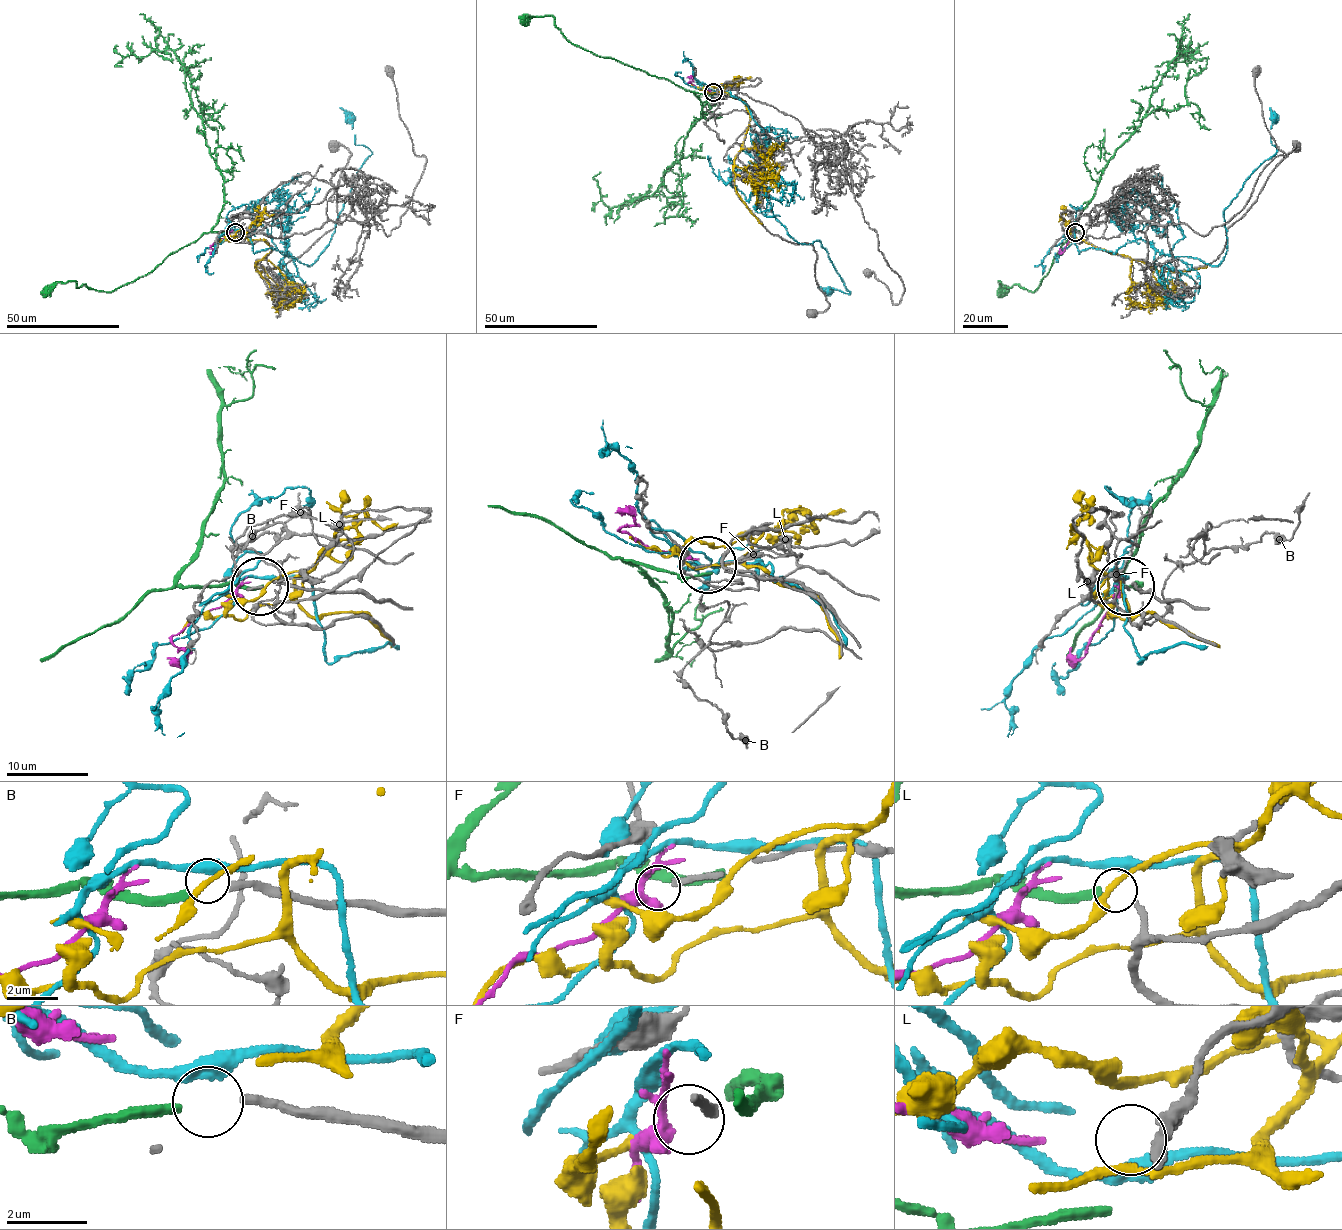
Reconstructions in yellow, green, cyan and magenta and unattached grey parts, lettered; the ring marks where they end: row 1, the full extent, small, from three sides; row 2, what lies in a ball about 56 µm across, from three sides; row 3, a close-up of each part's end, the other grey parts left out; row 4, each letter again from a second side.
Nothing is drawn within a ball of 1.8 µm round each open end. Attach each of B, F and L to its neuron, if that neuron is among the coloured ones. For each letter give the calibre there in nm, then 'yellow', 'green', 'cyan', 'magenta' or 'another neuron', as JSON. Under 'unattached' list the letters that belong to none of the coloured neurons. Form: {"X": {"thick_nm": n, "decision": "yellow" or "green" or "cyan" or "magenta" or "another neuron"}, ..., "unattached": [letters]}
{"B": {"thick_nm": 240, "decision": "green"}, "F": {"thick_nm": 260, "decision": "another neuron"}, "L": {"thick_nm": 170, "decision": "another neuron"}, "unattached": ["F", "L"]}

